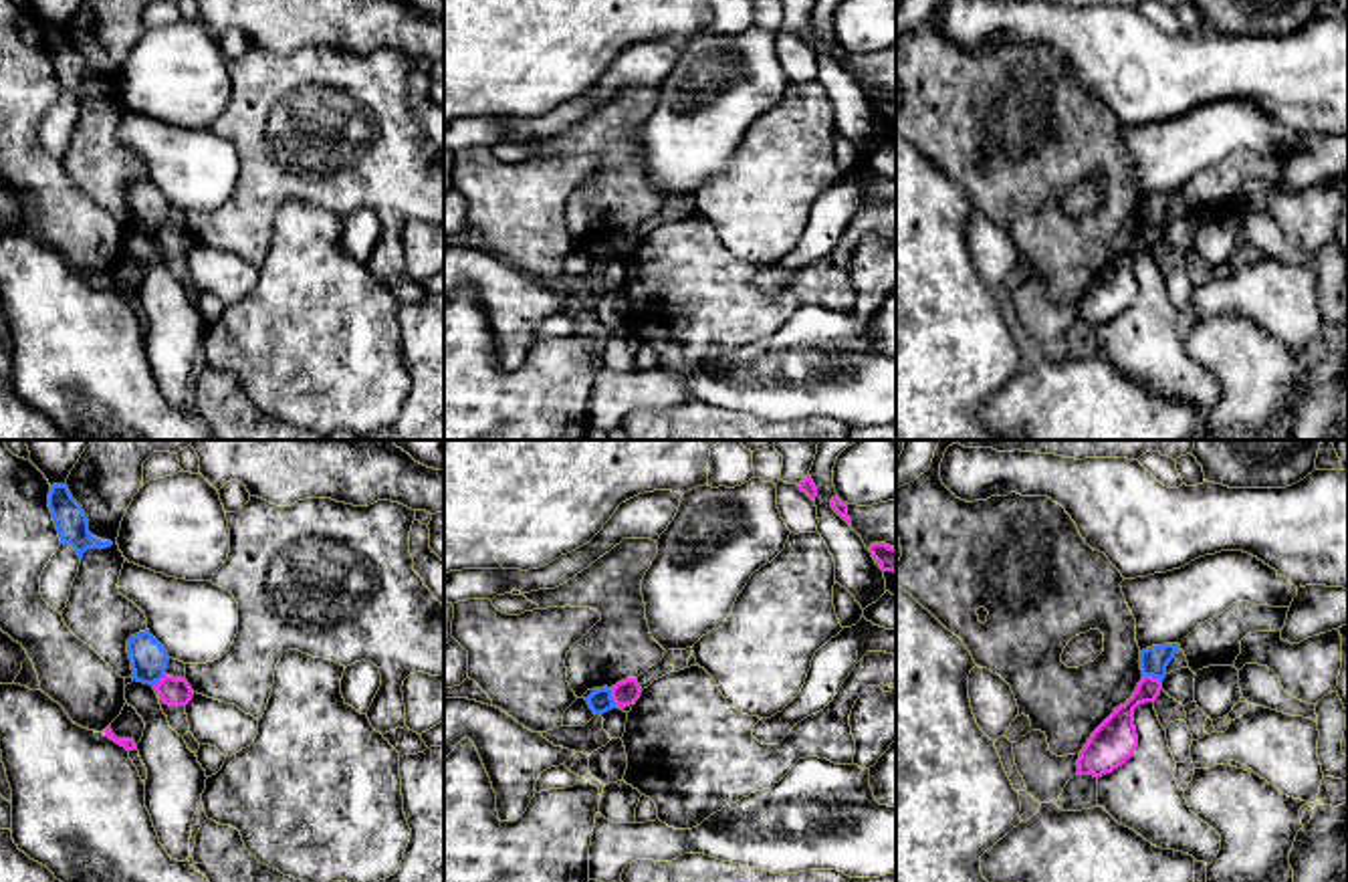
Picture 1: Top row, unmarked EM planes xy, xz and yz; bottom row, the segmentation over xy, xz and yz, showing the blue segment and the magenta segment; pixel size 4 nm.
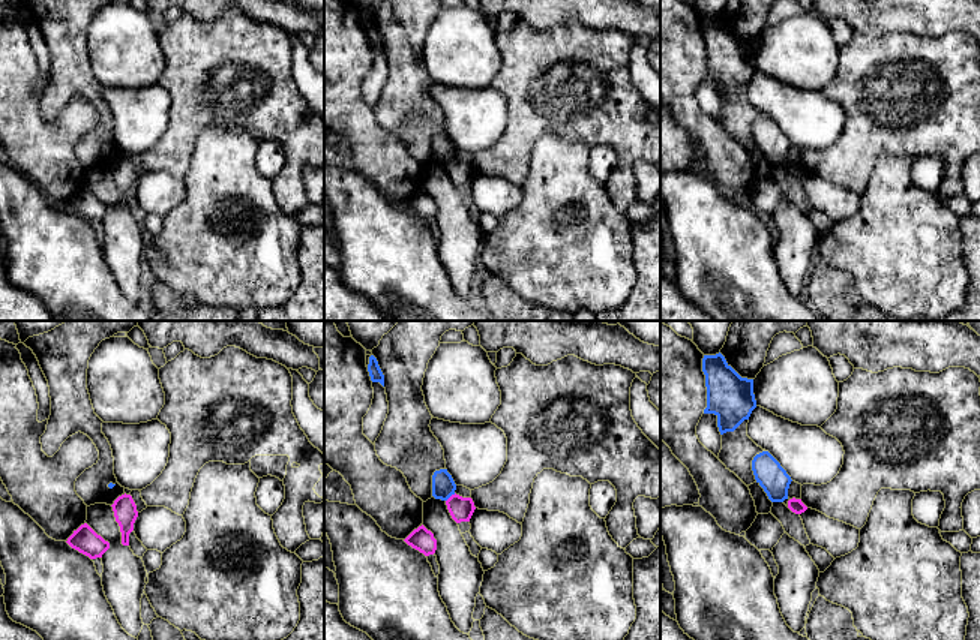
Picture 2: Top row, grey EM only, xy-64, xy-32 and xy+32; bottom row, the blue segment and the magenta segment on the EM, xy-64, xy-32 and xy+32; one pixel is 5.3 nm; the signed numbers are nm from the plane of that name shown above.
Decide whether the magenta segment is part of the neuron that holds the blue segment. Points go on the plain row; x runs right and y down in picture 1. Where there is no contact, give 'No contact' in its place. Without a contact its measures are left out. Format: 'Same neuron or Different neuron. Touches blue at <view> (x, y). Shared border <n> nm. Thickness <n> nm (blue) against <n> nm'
Different neuron. Touches blue at yz (1153, 225). Shared border 80 nm. Thickness 110 nm (blue) against 130 nm

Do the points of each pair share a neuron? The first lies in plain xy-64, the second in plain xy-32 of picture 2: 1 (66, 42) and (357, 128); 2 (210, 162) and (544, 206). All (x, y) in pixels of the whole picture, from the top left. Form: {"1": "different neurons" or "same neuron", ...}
{"1": "different neurons", "2": "same neuron"}

